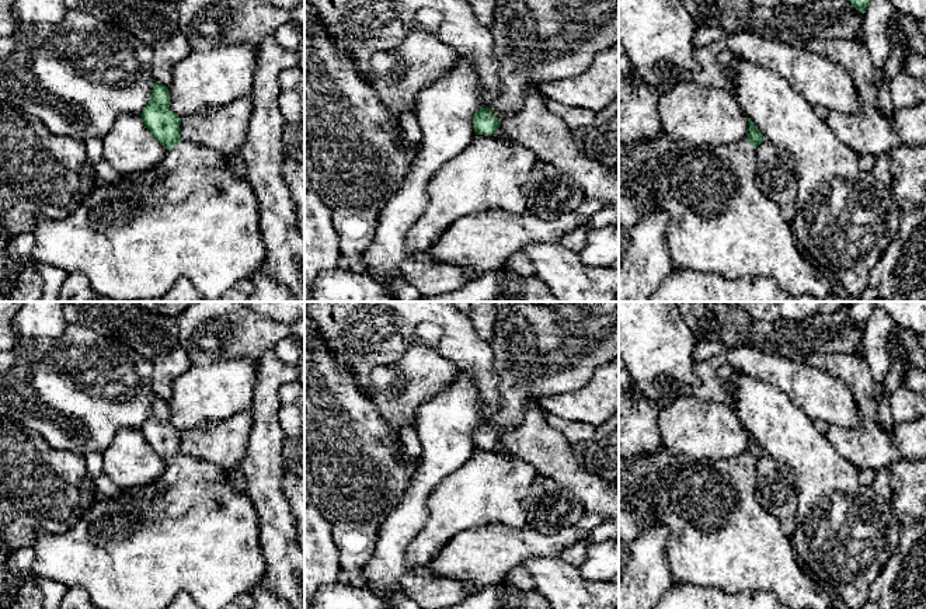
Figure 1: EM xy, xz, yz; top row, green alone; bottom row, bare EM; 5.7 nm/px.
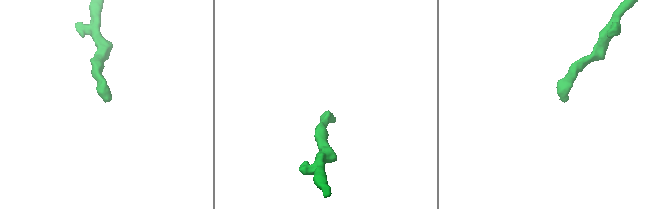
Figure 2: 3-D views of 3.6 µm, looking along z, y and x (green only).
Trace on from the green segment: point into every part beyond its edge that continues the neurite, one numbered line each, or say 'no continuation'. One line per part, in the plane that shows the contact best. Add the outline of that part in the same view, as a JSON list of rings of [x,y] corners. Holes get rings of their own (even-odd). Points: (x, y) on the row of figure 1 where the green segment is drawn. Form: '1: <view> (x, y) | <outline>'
1: xy (190, 216) | [[[184,139],[171,150],[167,150],[166,157],[157,166],[129,173],[115,184],[107,184],[91,189],[69,216],[58,220],[38,216],[31,233],[34,234],[31,260],[62,268],[67,274],[83,274],[88,279],[95,295],[112,302],[161,299],[180,278],[188,278],[206,300],[215,302],[227,289],[234,288],[240,279],[250,278],[257,268],[267,262],[267,250],[260,229],[260,203],[247,178],[237,178],[226,166],[223,154]]]

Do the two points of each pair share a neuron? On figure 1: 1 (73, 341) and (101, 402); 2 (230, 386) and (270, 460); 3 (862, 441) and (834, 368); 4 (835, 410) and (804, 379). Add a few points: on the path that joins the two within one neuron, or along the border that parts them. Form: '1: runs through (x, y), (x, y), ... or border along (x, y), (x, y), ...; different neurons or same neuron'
1: runs through (79, 357), (82, 382), (86, 386); same neuron
2: border along (257, 375), (253, 404), (250, 407); different neurons
3: runs through (867, 421), (864, 392), (853, 380); same neuron
4: runs through (828, 403), (811, 386); same neuron

